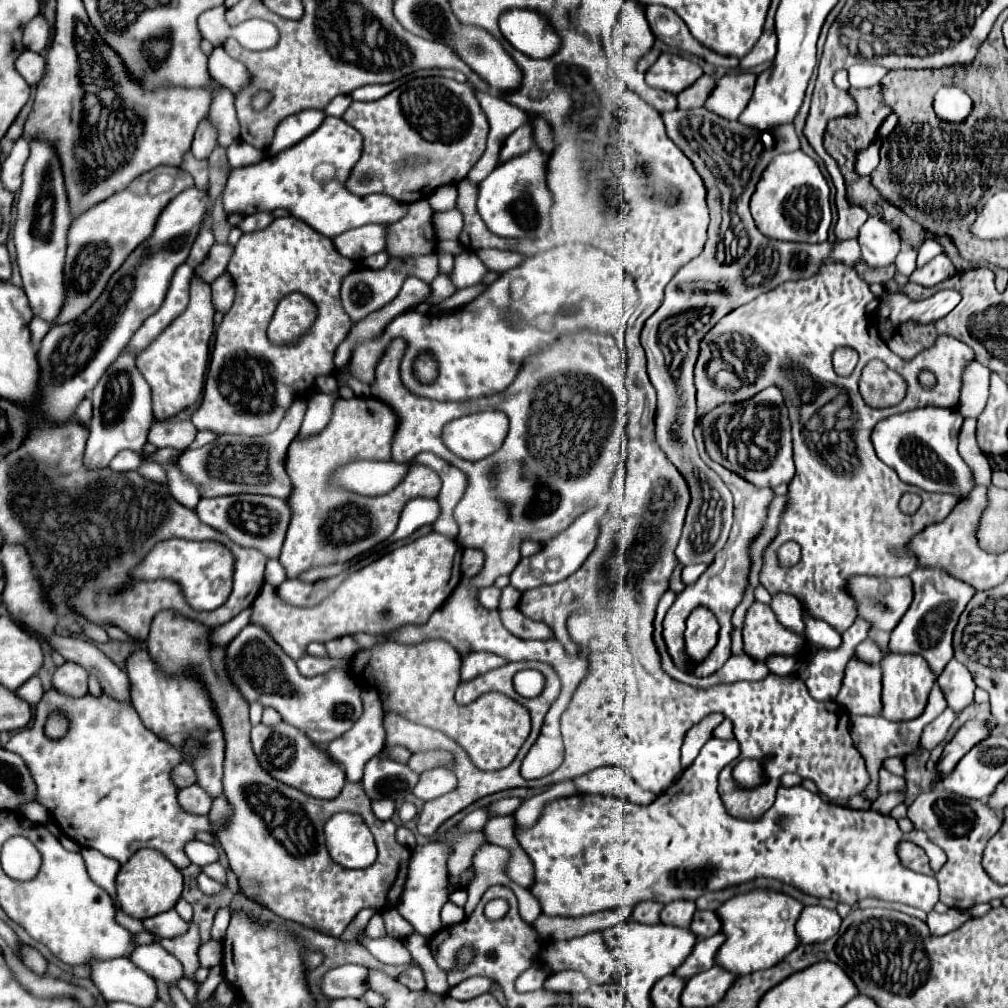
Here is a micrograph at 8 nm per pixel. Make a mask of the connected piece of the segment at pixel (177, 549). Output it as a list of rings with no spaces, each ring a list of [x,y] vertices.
[[[172,538],[172,540],[158,542],[142,558],[142,562],[130,572],[130,576],[136,580],[148,580],[148,582],[158,580],[158,578],[172,580],[182,588],[182,594],[186,602],[190,604],[190,608],[194,608],[196,612],[216,610],[230,596],[232,582],[234,582],[232,580],[234,578],[234,556],[220,542],[212,542],[212,540],[192,542],[192,540]]]

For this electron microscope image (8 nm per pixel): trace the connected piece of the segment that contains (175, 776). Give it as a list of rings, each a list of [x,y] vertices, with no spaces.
[[[186,762],[178,764],[178,766],[170,772],[170,778],[172,778],[172,782],[176,784],[176,788],[186,788],[186,786],[192,786],[192,784],[196,782],[196,774],[192,772],[190,764],[186,764]]]

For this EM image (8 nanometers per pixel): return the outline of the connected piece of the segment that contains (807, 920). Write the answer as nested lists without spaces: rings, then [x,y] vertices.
[[[806,906],[796,922],[796,936],[800,944],[820,944],[832,938],[840,928],[840,916],[836,910],[822,906]]]

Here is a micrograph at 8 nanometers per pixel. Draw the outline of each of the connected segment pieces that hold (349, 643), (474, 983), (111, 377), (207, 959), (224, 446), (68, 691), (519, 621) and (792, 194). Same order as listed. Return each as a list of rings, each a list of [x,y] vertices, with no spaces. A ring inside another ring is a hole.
[[[342,636],[338,640],[328,642],[326,650],[328,650],[328,654],[332,654],[332,658],[344,658],[344,660],[348,660],[350,656],[354,656],[354,652],[358,650],[358,646],[356,646],[356,642],[350,636]]]
[[[474,976],[474,978],[468,978],[464,982],[460,982],[458,986],[454,986],[450,990],[450,996],[456,998],[456,1000],[472,1000],[484,992],[488,992],[492,980],[488,978],[480,978],[480,976]]]
[[[122,352],[92,390],[94,416],[90,422],[90,446],[86,446],[84,452],[84,466],[90,470],[100,470],[108,466],[108,462],[122,450],[142,454],[142,446],[146,444],[146,434],[154,420],[150,386],[138,372],[134,358],[136,356],[130,352]]]
[[[208,940],[198,948],[198,960],[202,968],[212,968],[222,962],[222,944],[216,940]]]
[[[298,398],[290,406],[288,414],[284,416],[284,422],[280,422],[276,432],[266,434],[264,438],[218,436],[214,440],[214,448],[213,444],[208,444],[202,448],[191,450],[191,456],[180,456],[178,466],[182,474],[198,488],[202,498],[242,494],[242,492],[288,498],[292,494],[292,486],[290,486],[290,476],[286,472],[284,460],[286,460],[286,450],[288,450],[290,442],[294,440],[294,436],[300,430],[304,412],[306,412],[306,402],[302,398]],[[210,466],[214,466],[214,470],[207,470]]]
[[[64,662],[52,676],[52,688],[64,696],[80,698],[88,694],[88,672],[84,672],[80,664]]]
[[[518,608],[510,610],[498,610],[502,624],[518,638],[534,638],[534,640],[550,640],[554,638],[554,632],[544,622],[536,622],[532,618],[526,618],[520,614]]]
[[[802,150],[790,152],[790,154],[780,154],[776,156],[768,168],[764,170],[760,182],[756,184],[756,190],[750,200],[750,212],[756,222],[756,228],[774,240],[786,240],[786,242],[824,242],[828,238],[828,228],[832,222],[830,214],[830,202],[828,202],[830,190],[826,184],[826,178],[822,176],[818,164],[808,158]]]

